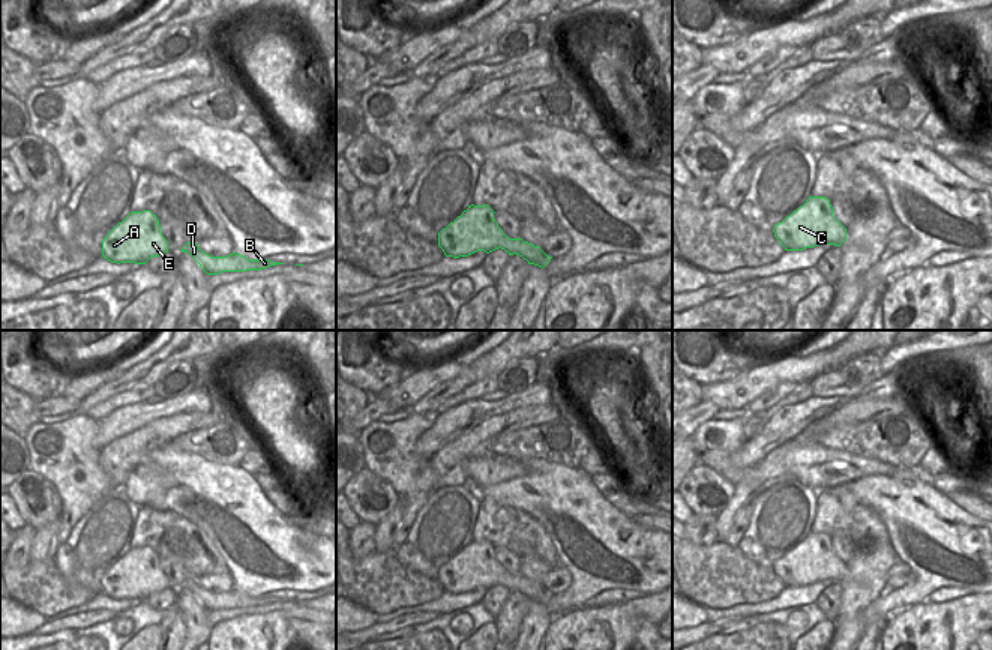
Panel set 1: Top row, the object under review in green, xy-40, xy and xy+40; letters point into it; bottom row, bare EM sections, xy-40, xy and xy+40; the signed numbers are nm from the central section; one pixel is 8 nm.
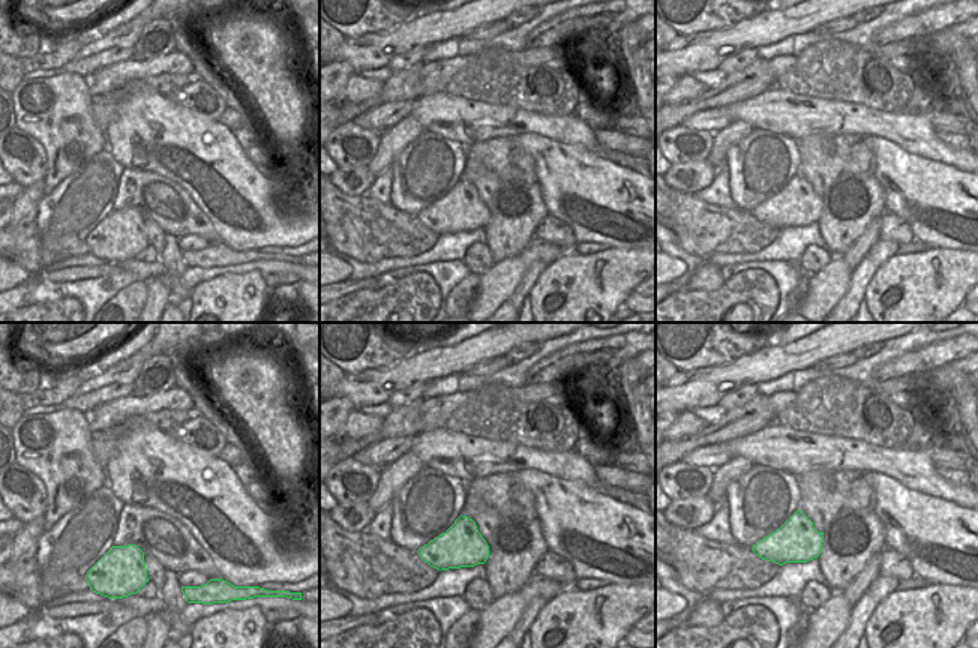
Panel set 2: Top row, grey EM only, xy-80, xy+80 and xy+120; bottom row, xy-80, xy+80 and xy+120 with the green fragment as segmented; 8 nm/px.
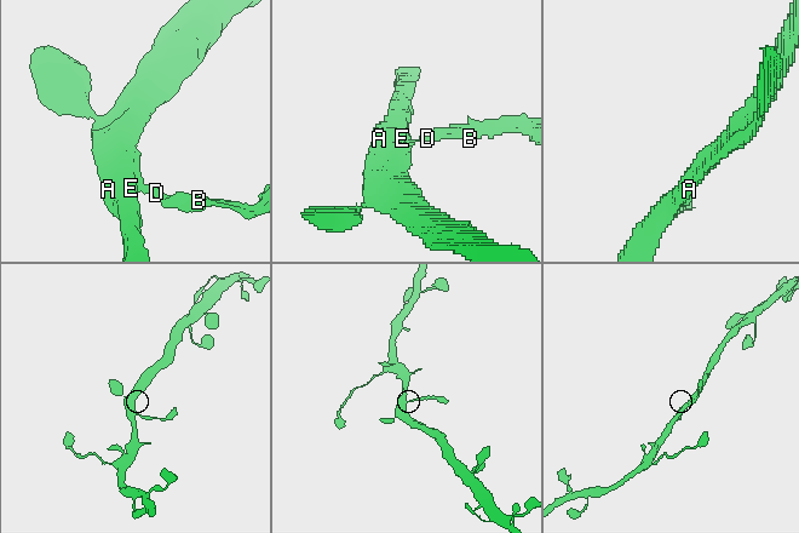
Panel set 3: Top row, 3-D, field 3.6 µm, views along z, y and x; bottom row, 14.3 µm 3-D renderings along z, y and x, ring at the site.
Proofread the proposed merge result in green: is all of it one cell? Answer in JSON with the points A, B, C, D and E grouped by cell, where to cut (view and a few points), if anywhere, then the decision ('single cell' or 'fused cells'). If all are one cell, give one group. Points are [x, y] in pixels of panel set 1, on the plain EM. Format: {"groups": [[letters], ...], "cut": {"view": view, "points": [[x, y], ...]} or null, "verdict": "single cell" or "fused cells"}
{"groups": [["A", "B", "C", "D", "E"]], "cut": null, "verdict": "single cell"}

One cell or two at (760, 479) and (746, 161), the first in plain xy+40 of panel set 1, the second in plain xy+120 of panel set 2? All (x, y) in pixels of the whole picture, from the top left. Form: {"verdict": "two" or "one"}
{"verdict": "two"}

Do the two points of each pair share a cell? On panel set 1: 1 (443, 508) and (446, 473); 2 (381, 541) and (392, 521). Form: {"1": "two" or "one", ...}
{"1": "two", "2": "one"}

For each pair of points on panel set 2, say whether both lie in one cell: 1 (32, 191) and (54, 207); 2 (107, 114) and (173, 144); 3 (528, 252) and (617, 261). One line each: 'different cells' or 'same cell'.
1: different cells
2: different cells
3: different cells

